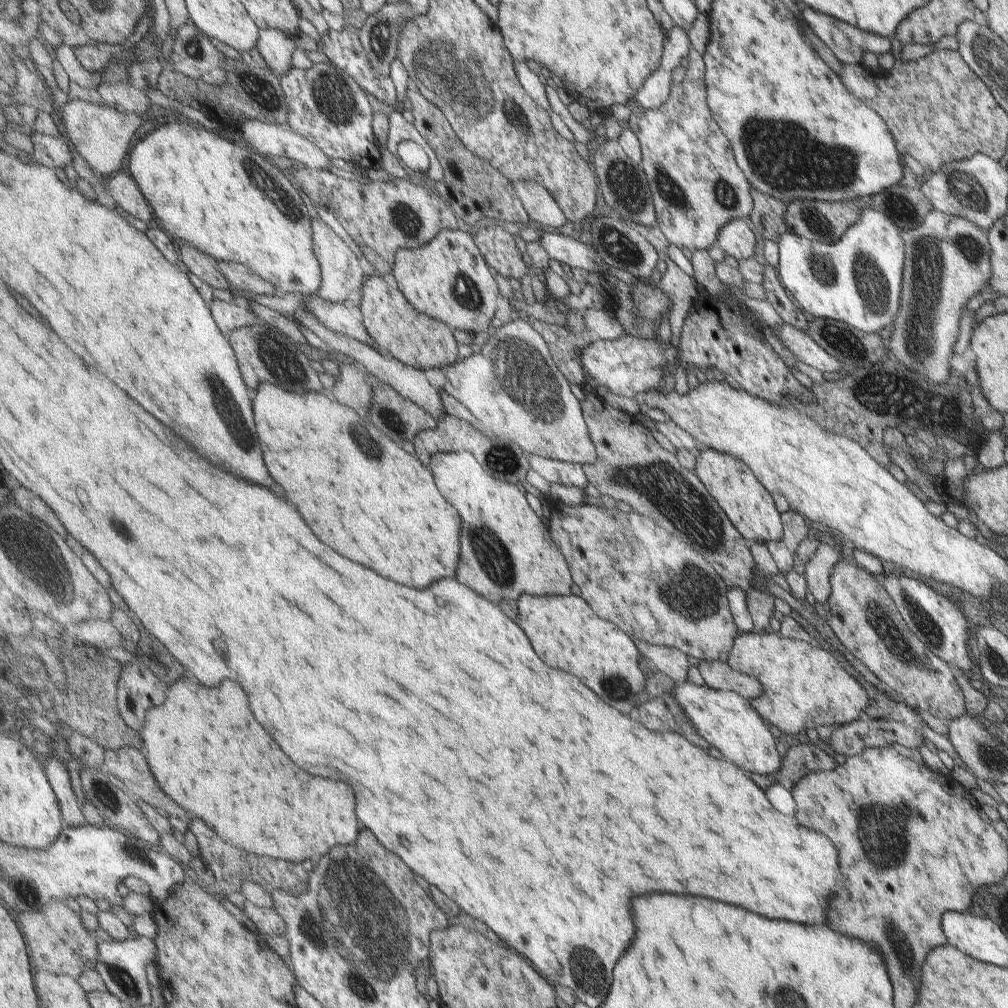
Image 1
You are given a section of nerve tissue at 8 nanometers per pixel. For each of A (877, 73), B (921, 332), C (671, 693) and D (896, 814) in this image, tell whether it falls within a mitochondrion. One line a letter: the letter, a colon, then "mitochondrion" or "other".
A: other
B: mitochondrion
C: other
D: mitochondrion

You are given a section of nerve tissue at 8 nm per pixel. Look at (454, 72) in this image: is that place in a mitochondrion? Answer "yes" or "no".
yes

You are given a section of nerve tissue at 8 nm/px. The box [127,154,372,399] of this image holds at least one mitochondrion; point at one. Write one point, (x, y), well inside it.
(258, 179)

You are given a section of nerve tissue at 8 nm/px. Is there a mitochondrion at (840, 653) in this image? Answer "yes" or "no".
no

